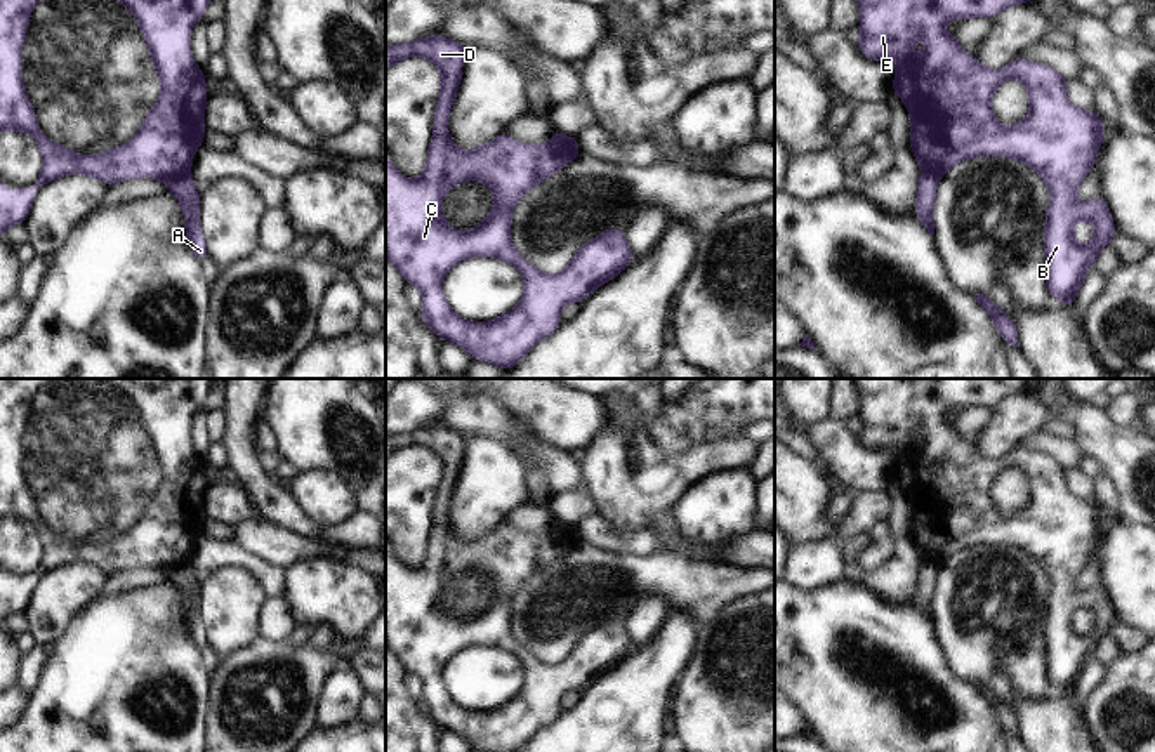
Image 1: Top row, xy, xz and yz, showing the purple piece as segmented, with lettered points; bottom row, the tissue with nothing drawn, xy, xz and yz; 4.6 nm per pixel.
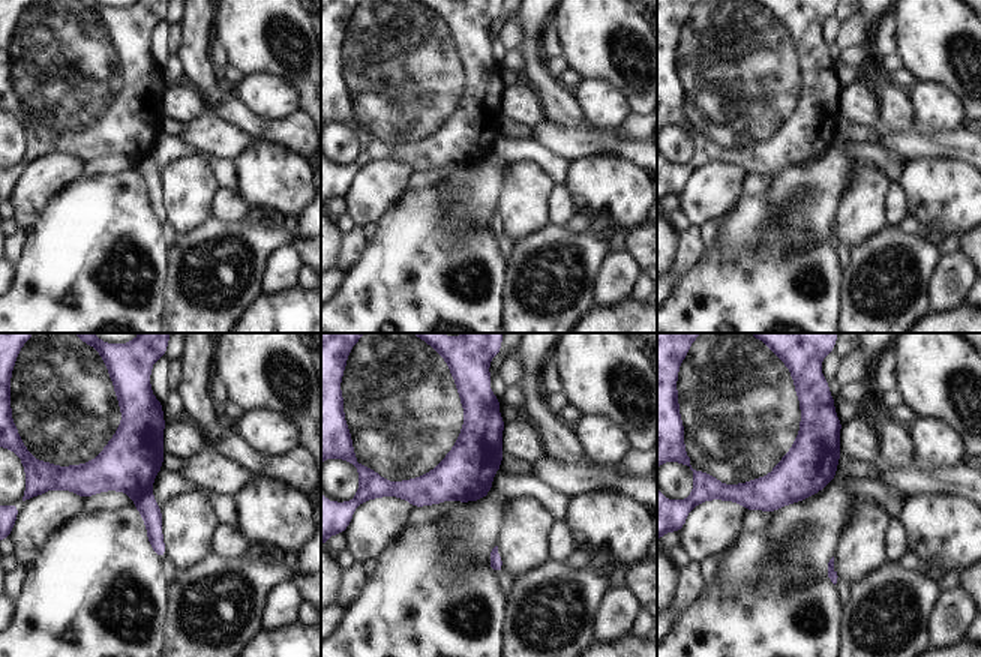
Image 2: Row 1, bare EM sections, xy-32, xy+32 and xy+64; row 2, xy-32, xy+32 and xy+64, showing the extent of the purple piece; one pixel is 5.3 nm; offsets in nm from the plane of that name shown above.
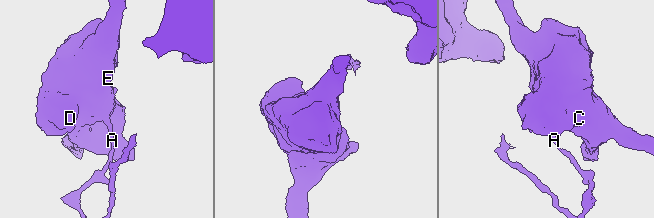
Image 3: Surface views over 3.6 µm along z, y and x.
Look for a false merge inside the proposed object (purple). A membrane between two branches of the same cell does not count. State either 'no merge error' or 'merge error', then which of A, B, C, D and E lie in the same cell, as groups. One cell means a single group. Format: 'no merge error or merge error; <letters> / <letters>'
merge error; A / B C D E

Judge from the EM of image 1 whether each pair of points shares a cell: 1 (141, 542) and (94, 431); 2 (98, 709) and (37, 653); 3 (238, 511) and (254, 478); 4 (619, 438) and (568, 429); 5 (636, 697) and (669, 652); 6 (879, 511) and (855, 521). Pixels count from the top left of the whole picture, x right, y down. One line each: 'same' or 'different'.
1: same
2: different
3: different
4: different
5: same
6: same

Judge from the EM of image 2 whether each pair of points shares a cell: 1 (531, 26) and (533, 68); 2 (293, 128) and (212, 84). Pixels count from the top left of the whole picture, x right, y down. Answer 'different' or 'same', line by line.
1: same
2: same

